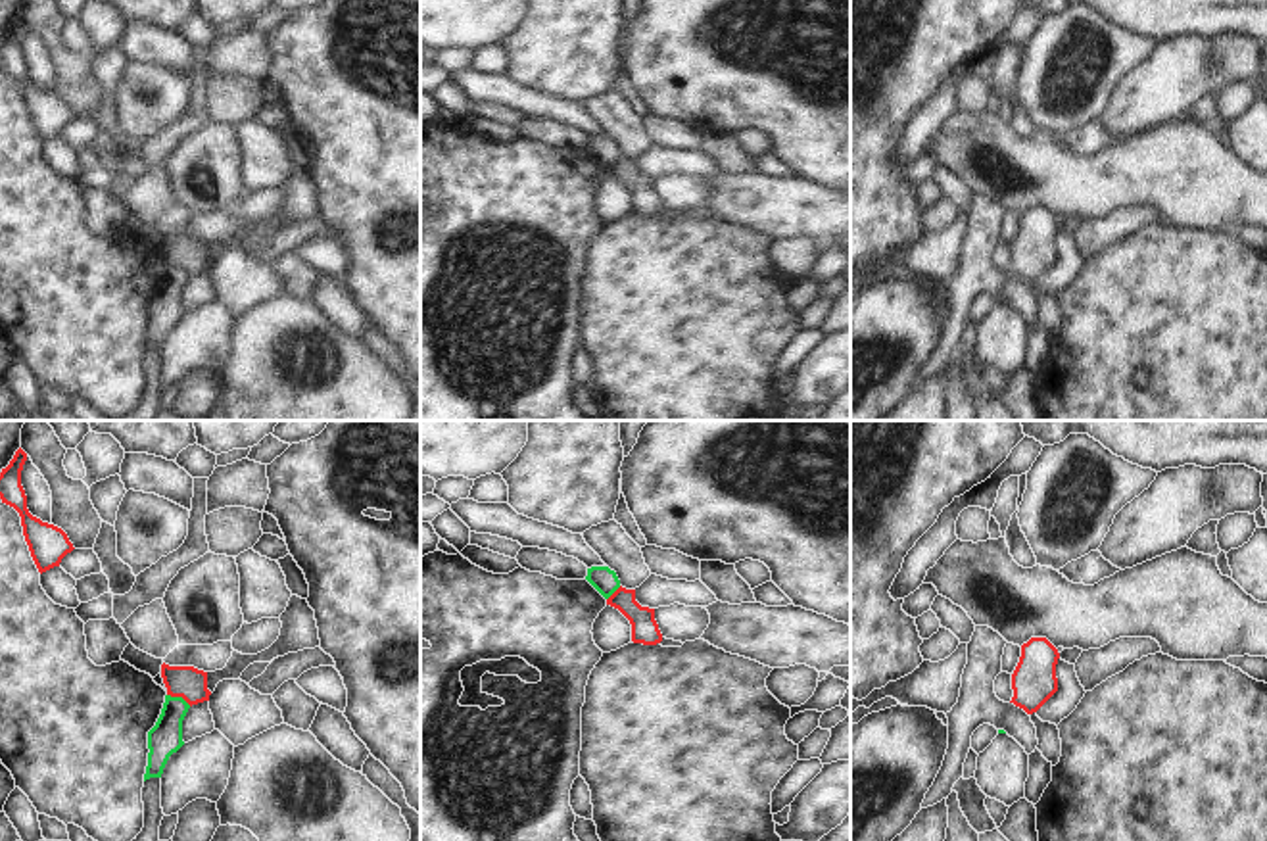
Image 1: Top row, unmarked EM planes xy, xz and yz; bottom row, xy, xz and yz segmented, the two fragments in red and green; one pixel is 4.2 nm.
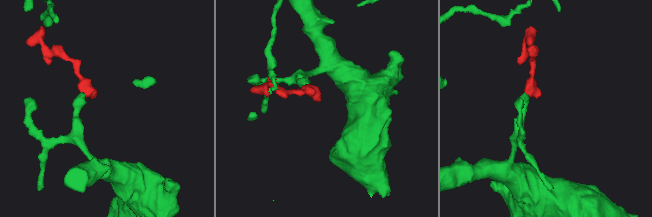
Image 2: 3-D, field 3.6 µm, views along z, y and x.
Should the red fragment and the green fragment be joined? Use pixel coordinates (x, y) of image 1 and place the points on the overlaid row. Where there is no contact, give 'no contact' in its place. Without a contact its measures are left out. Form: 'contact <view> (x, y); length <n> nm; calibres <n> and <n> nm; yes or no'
contact xy (179, 696); length 120 nm; calibres 140 and 140 nm; no

